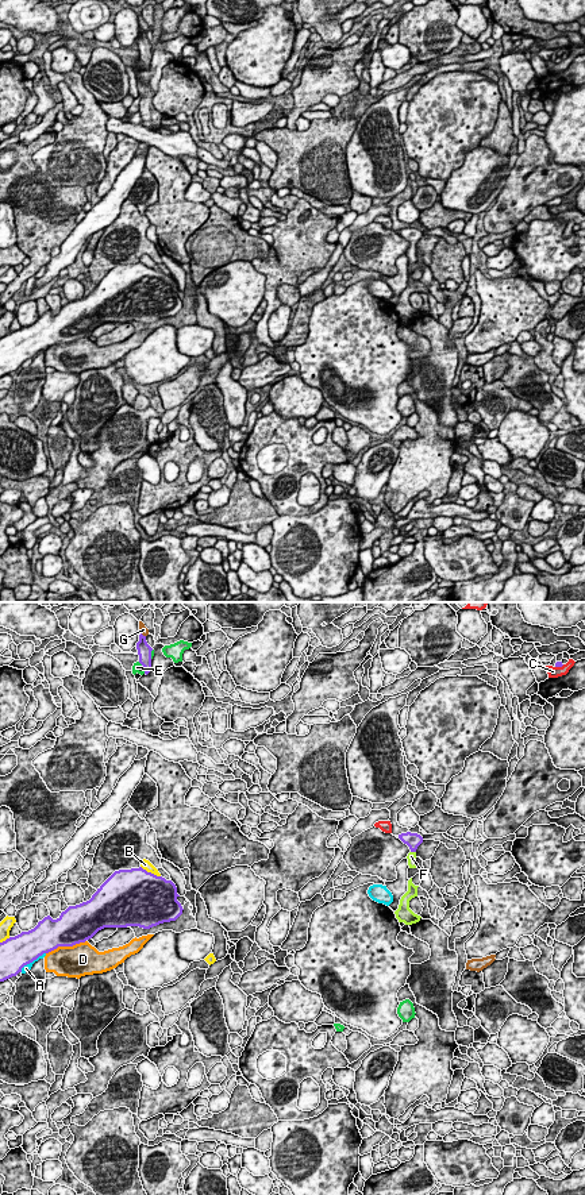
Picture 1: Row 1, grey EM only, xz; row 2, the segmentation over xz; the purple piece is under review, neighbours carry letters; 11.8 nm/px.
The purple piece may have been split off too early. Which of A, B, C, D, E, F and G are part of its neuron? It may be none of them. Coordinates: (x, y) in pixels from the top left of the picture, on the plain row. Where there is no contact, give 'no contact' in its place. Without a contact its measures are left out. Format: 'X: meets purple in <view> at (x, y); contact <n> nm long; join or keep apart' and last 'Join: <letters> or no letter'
A: meets purple in xz at (31, 357); contact 380 nm long; keep apart
B: meets purple in xz at (150, 268); contact 280 nm long; keep apart
C: meets purple in xz at (560, 61); contact 120 nm long; keep apart
D: meets purple in xz at (65, 340); contact 500 nm long; keep apart
E: meets purple in xz at (143, 61); contact 170 nm long; keep apart
F: meets purple in xz at (414, 246); contact 70 nm long; join
G: meets purple in xz at (142, 30); contact 80 nm long; keep apart
Join: F

